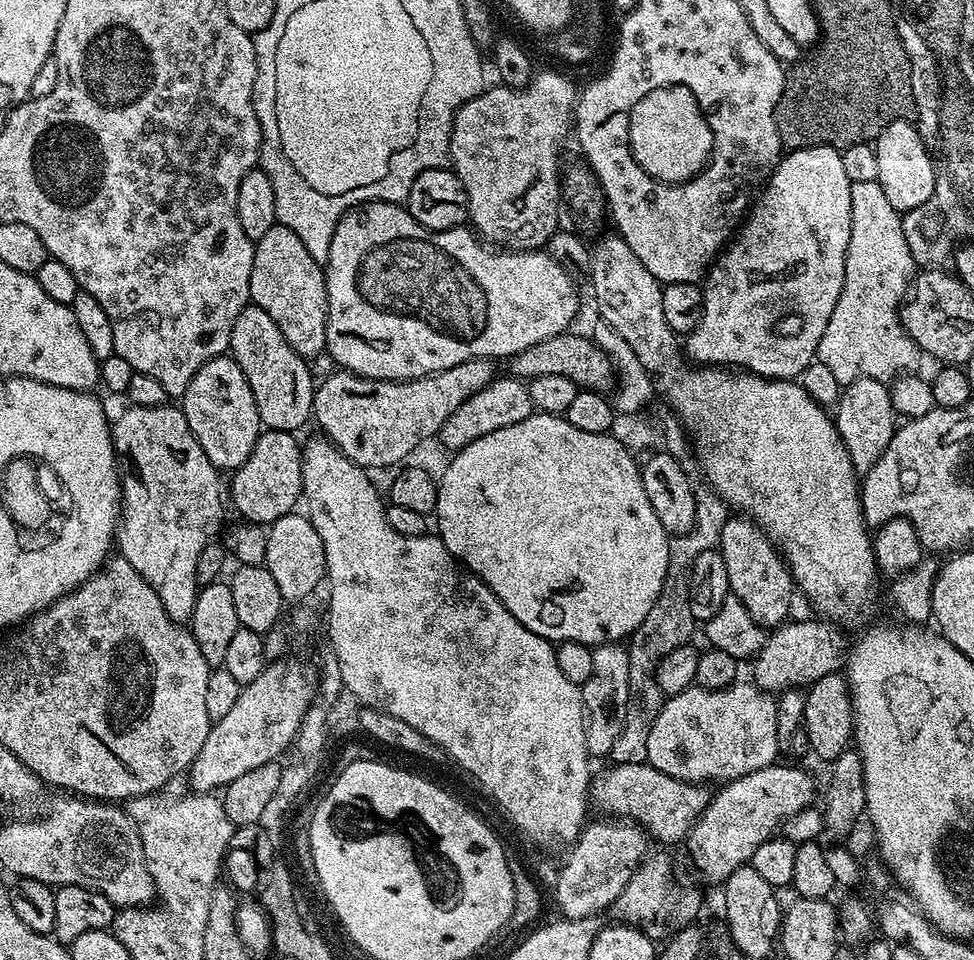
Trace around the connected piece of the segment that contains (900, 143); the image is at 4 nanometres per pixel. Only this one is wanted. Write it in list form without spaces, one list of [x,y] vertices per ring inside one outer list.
[[[911,119],[890,122],[890,126],[886,126],[886,130],[882,130],[882,134],[878,134],[874,147],[878,158],[878,178],[876,180],[882,186],[882,191],[885,192],[890,206],[894,206],[894,210],[903,214],[925,204],[930,198],[930,194],[934,194],[936,167],[932,164],[931,152],[926,150],[926,146],[922,142],[919,127]]]

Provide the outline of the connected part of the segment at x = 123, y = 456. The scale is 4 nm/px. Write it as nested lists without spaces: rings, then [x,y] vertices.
[[[171,403],[162,406],[138,406],[134,404],[125,407],[125,412],[117,420],[115,417],[111,421],[112,444],[116,448],[116,458],[120,469],[120,499],[122,501],[115,543],[118,545],[119,555],[124,556],[126,562],[130,562],[130,566],[134,566],[134,570],[138,570],[138,574],[142,574],[142,578],[146,578],[146,582],[154,590],[154,594],[158,594],[158,598],[162,598],[162,606],[166,606],[166,614],[170,614],[170,618],[174,622],[187,625],[194,614],[194,602],[198,591],[195,582],[195,566],[199,562],[202,550],[221,535],[222,525],[220,526],[220,523],[224,520],[226,500],[225,497],[224,500],[220,497],[221,473],[212,465],[210,458],[206,458],[206,450],[202,450],[202,446],[198,446],[198,438],[194,438],[194,434],[190,430],[190,422],[186,422],[183,407],[172,407]]]

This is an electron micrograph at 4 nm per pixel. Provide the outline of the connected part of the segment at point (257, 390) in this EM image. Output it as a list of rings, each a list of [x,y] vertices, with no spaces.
[[[248,303],[234,322],[230,355],[242,366],[250,390],[254,390],[254,402],[258,406],[261,425],[273,432],[299,433],[304,423],[312,416],[312,394],[314,377],[309,361],[282,338],[274,318],[266,314],[257,304]]]

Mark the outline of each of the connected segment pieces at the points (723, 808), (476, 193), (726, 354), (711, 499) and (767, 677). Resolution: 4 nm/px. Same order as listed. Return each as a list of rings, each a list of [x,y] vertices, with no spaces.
[[[783,762],[727,781],[721,788],[724,789],[717,796],[715,793],[709,799],[706,810],[696,819],[696,825],[686,837],[689,858],[697,870],[706,879],[713,880],[716,886],[723,885],[724,879],[734,874],[734,870],[749,863],[754,850],[758,850],[762,842],[771,840],[784,821],[809,807],[816,792],[810,773],[800,768],[787,768]]]
[[[537,71],[523,88],[495,87],[485,87],[480,95],[461,106],[456,113],[448,147],[450,168],[466,190],[468,215],[475,231],[485,241],[501,240],[504,246],[523,246],[528,250],[536,250],[558,228],[556,140],[564,136],[564,120],[571,121],[574,116],[572,84],[564,80],[560,72]]]
[[[830,146],[798,148],[789,151],[772,171],[771,176],[763,185],[762,191],[755,197],[742,227],[735,233],[731,243],[717,255],[702,281],[704,306],[700,310],[700,321],[693,332],[687,333],[686,343],[682,348],[685,357],[693,365],[731,366],[736,370],[743,369],[745,372],[750,372],[754,376],[764,376],[767,380],[796,380],[811,364],[814,364],[818,342],[822,342],[822,334],[826,334],[826,322],[830,322],[830,314],[834,314],[834,306],[842,294],[846,274],[846,250],[850,246],[850,186],[852,180],[846,178],[846,170],[842,167],[840,154],[841,149]]]
[[[711,490],[697,491],[696,517],[691,531],[680,535],[673,535],[668,541],[670,546],[670,566],[666,574],[666,582],[662,582],[662,594],[654,602],[650,614],[642,618],[642,626],[633,632],[627,645],[628,665],[630,666],[630,690],[628,691],[628,709],[626,718],[622,722],[622,734],[614,741],[610,753],[612,764],[642,764],[648,759],[646,754],[646,738],[650,738],[652,719],[656,717],[666,699],[660,687],[656,684],[653,673],[656,663],[670,650],[689,643],[693,638],[692,631],[697,631],[698,621],[690,614],[688,601],[688,577],[692,570],[694,558],[706,550],[716,548],[720,543],[722,526],[730,518],[730,509],[723,498]]]
[[[792,618],[767,633],[764,645],[754,657],[756,665],[752,668],[751,679],[759,688],[773,694],[800,690],[818,682],[818,678],[826,678],[826,674],[840,672],[845,667],[849,651],[850,640],[838,629],[816,620]]]

